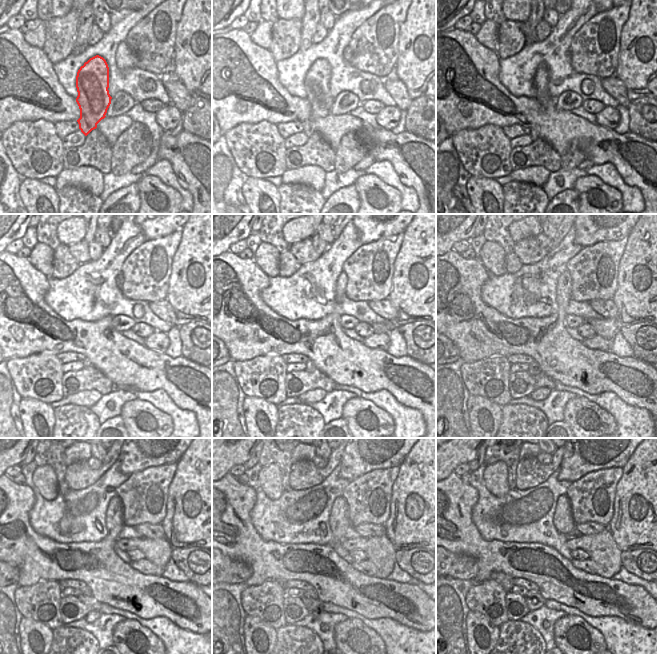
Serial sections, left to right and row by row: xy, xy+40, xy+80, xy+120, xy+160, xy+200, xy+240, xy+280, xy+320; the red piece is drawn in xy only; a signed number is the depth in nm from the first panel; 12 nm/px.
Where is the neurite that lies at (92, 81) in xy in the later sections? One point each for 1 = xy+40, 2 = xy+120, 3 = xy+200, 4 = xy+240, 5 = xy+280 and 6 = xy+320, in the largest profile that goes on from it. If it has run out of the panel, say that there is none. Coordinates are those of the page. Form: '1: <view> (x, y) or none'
1: xy+40 (316, 82)
2: xy+120 (86, 362)
3: xy+200 (534, 368)
4: xy+240 (85, 596)
5: xy+280 (311, 602)
6: xy+320 (534, 600)

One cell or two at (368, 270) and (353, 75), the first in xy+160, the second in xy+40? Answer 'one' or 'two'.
two

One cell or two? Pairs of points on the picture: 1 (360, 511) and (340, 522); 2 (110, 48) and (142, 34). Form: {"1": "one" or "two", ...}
{"1": "two", "2": "two"}

